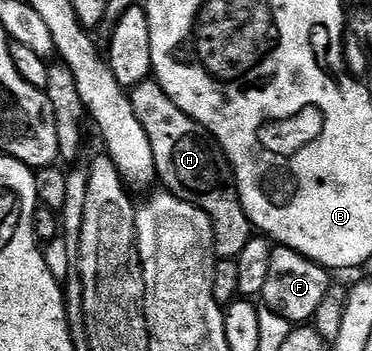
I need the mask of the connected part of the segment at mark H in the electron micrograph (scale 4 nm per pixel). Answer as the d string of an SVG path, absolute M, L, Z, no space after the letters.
M154 79L134 86L129 96L141 127L145 127L145 135L149 135L155 171L158 180L163 180L162 188L209 215L215 232L216 258L238 259L241 251L245 251L245 243L252 239L253 226L243 209L231 167L214 137L192 117L185 115Z

